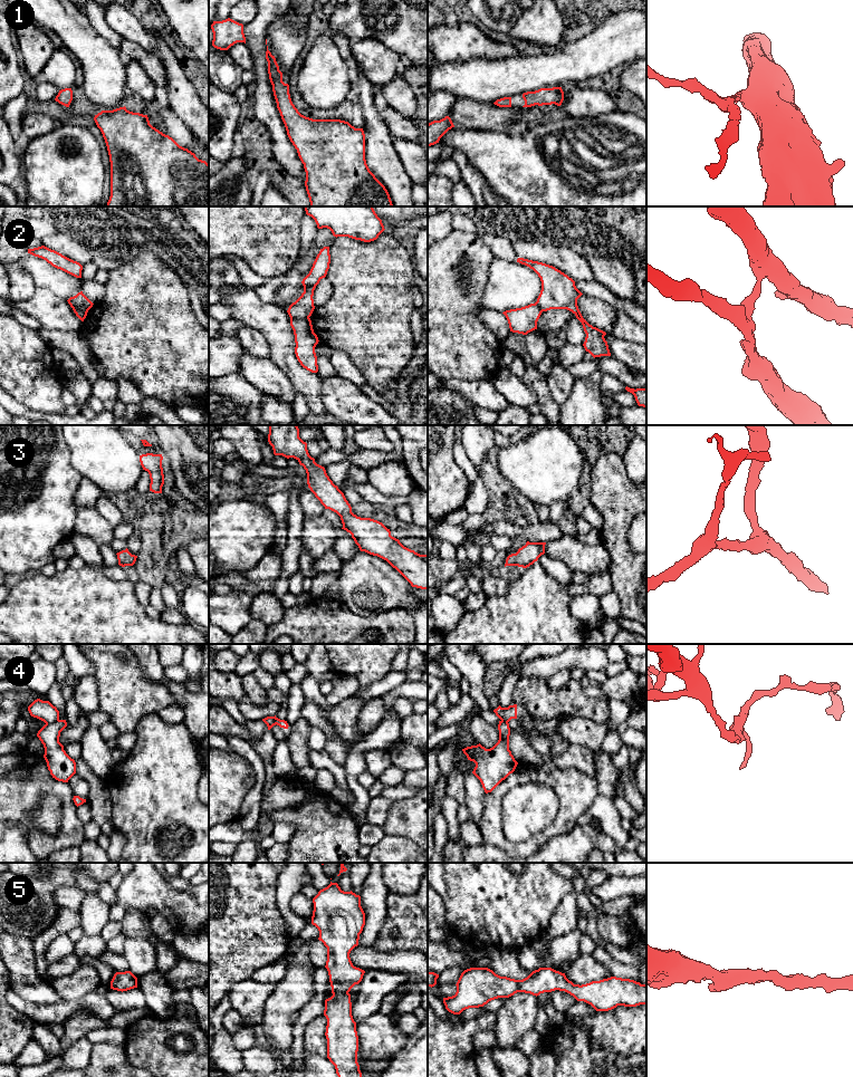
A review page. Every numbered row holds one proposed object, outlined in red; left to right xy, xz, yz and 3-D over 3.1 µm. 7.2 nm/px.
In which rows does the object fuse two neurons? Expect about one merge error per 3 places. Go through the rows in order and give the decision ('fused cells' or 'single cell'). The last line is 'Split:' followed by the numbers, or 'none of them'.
1: single cell
2: fused cells
3: single cell
4: fused cells
5: single cell
Split: 2, 4

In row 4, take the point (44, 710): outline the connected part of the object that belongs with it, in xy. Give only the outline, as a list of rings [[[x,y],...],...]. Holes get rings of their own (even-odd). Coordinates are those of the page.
[[[37,699],[28,706],[28,711],[31,717],[45,723],[52,723],[59,720],[59,711],[49,701]]]

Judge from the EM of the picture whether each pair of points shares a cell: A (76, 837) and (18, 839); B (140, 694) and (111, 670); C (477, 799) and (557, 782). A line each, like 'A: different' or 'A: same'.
A: different
B: same
C: different

